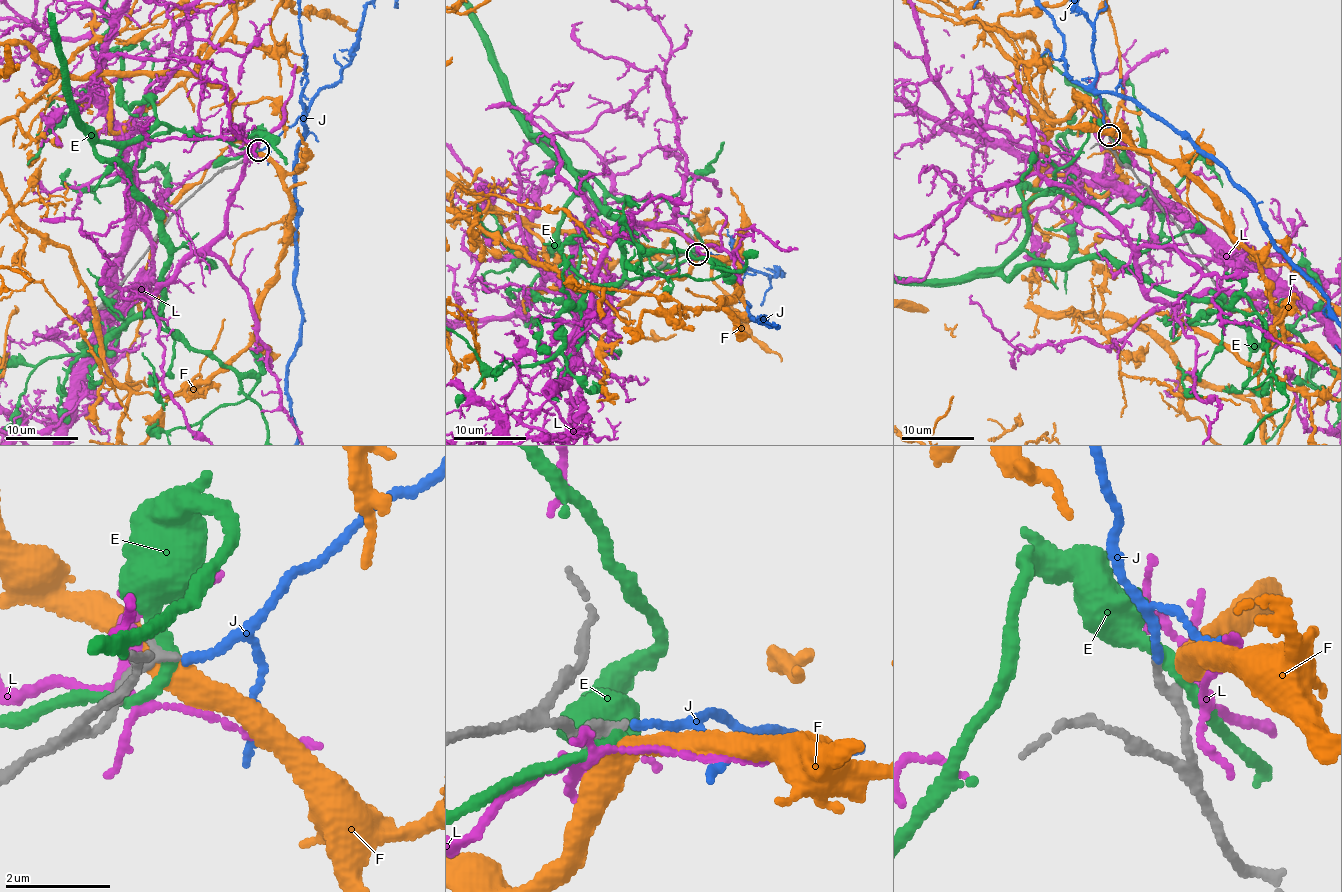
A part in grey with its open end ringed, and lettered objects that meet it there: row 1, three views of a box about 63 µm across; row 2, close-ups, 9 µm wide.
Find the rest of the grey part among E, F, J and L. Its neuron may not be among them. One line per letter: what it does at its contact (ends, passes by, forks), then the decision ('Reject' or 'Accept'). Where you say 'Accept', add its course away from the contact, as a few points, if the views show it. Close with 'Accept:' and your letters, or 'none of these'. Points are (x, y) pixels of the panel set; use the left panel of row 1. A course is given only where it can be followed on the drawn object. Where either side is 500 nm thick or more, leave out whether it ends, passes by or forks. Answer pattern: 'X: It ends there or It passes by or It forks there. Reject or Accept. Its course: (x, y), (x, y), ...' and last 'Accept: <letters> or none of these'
E: It passes by. Reject
F: It passes by. Reject
J: It ends there. Accept
L: It forks there. Reject
Accept: J

